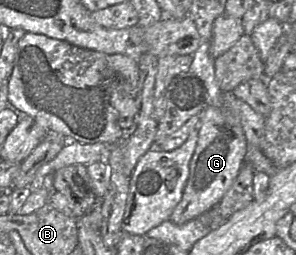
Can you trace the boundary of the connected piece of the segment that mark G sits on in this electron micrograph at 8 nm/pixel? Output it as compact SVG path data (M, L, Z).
M209 106L199 116L198 139L181 201L169 221L182 225L215 207L246 165L247 140L240 119L222 106Z

